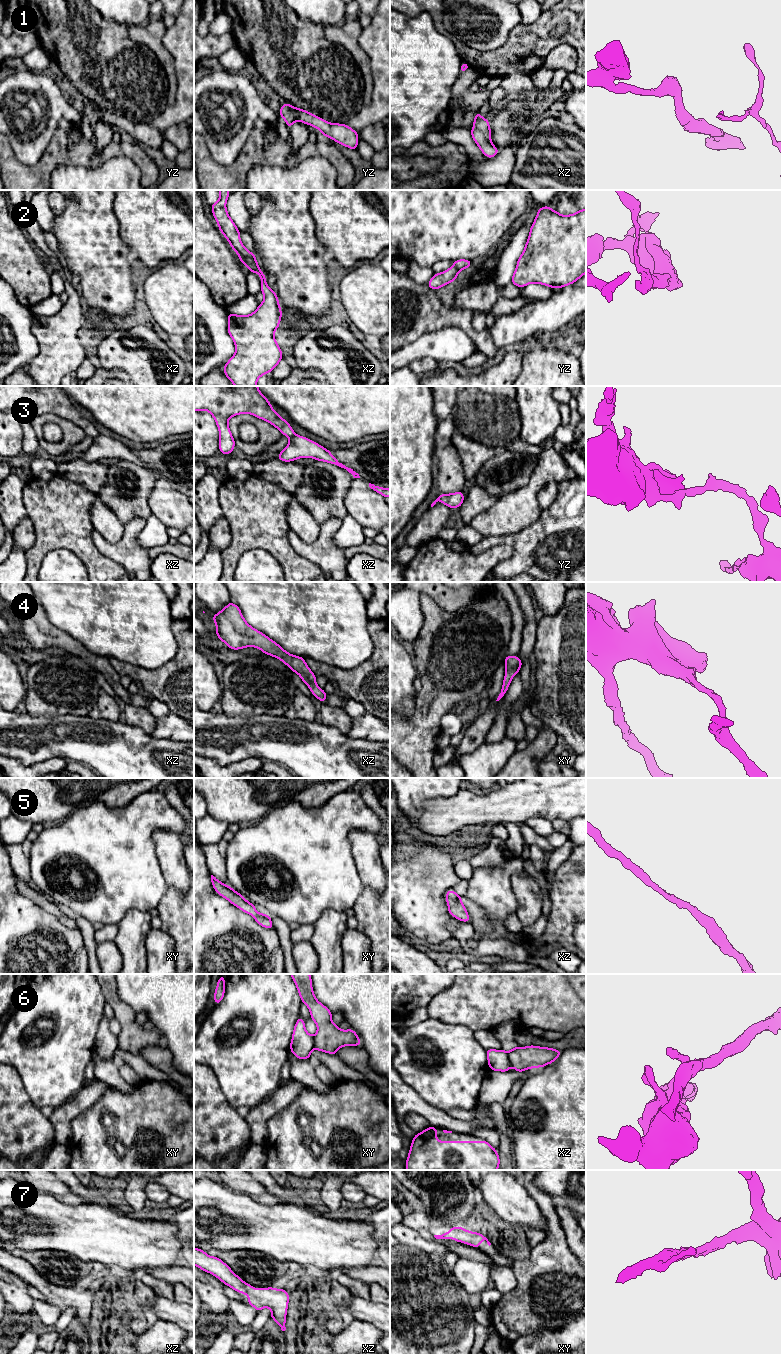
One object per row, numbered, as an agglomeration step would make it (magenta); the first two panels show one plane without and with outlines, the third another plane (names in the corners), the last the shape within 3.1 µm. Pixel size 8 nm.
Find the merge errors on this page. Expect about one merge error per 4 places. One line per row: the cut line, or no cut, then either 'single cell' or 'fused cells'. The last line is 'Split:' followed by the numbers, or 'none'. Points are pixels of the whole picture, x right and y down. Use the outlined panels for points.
1: no cut | single cell
2: xz (237, 253), (250, 257), (256, 262) | fused cells
3: xz (295, 434), (290, 439) | fused cells
4: no cut | single cell
5: no cut | single cell
6: xz (507, 1052), (511, 1065) | fused cells
7: no cut | single cell
Split: 2, 3, 6

